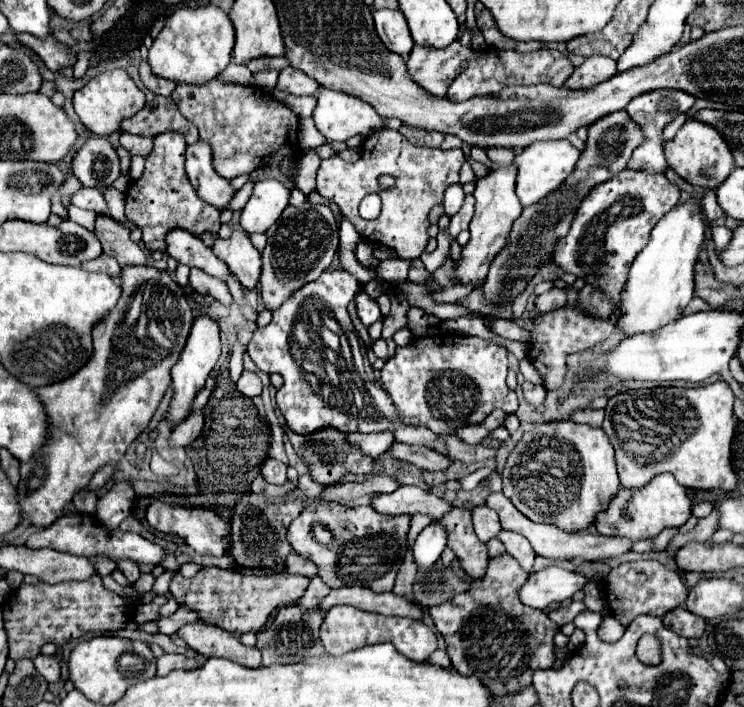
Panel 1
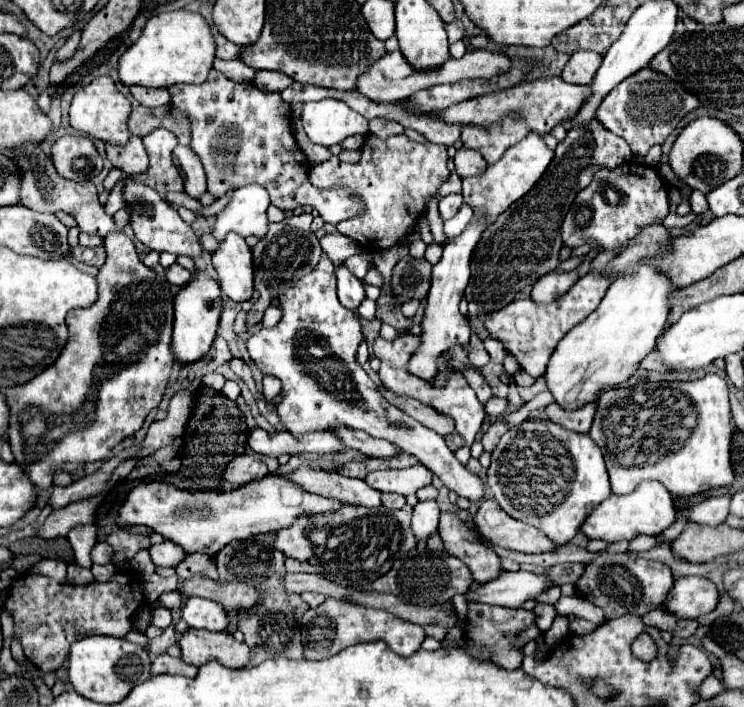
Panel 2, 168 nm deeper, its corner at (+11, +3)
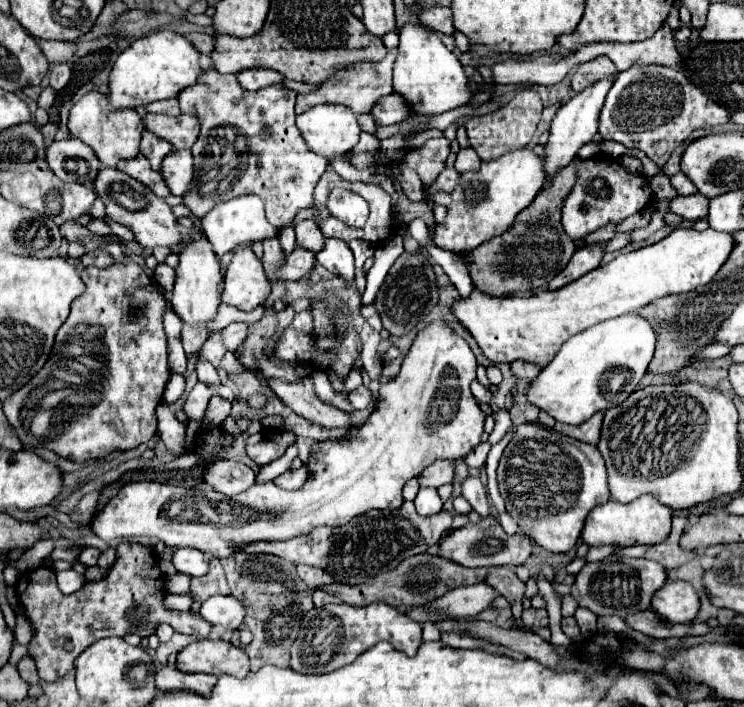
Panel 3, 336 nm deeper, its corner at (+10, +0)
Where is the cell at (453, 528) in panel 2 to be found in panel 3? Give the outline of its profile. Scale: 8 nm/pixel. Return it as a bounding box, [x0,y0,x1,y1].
[487,568,525,626]

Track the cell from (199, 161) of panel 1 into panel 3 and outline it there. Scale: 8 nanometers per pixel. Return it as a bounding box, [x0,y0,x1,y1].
[161,150,193,196]

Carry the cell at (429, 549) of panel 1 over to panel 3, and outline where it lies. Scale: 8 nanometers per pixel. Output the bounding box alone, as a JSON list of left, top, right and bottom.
[415,488,443,516]

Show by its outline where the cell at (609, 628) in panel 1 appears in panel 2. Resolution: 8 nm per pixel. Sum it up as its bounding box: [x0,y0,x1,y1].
[570,619,598,635]

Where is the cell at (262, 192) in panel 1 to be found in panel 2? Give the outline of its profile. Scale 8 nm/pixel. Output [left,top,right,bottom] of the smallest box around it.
[212,183,270,241]

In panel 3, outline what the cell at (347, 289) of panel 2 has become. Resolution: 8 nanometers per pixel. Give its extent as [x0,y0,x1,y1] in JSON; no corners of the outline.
[317,238,353,284]

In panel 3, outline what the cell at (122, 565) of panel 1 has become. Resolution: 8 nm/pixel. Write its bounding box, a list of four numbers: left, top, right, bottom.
[79,548,101,566]

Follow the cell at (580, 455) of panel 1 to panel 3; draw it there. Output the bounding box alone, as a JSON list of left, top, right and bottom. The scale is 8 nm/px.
[497,424,609,552]

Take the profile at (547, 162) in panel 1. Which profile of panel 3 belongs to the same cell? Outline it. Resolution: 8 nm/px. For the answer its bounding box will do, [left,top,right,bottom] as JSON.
[437,148,543,254]

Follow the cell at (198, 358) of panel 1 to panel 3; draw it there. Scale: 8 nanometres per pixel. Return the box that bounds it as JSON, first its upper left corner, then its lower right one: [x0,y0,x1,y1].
[171,228,221,328]

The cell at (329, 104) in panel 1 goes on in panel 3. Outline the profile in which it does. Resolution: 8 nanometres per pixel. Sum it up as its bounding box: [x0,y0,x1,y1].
[297,104,361,158]

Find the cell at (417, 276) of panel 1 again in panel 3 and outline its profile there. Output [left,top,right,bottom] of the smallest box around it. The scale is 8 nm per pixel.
[373,252,439,336]

